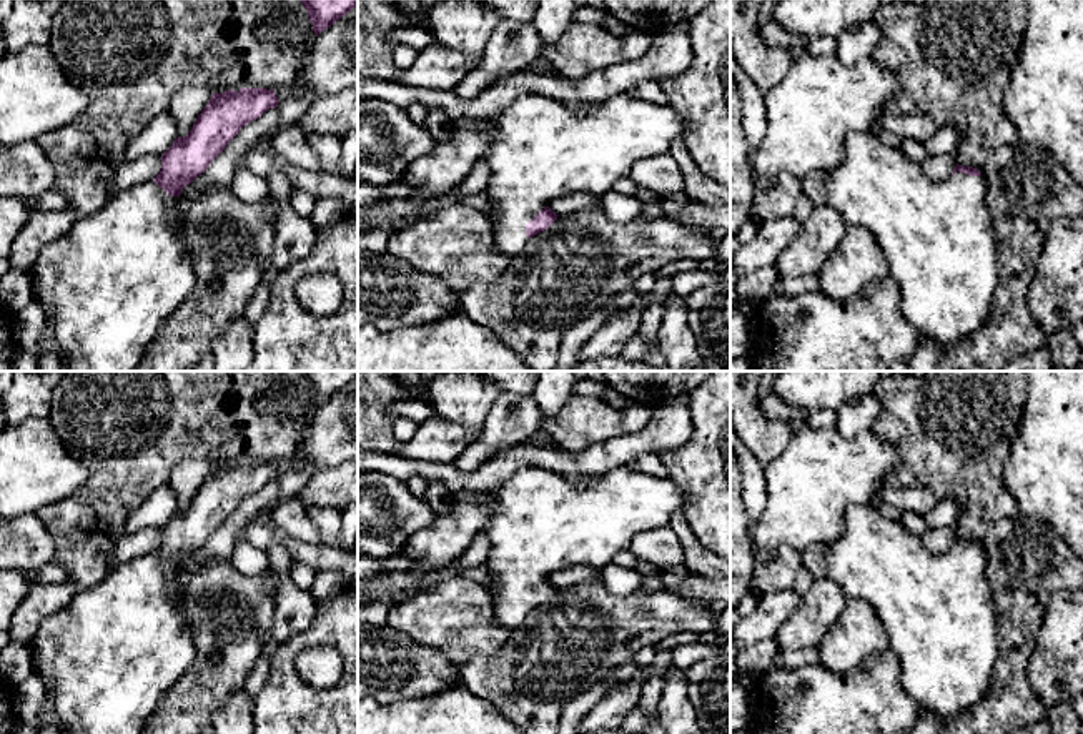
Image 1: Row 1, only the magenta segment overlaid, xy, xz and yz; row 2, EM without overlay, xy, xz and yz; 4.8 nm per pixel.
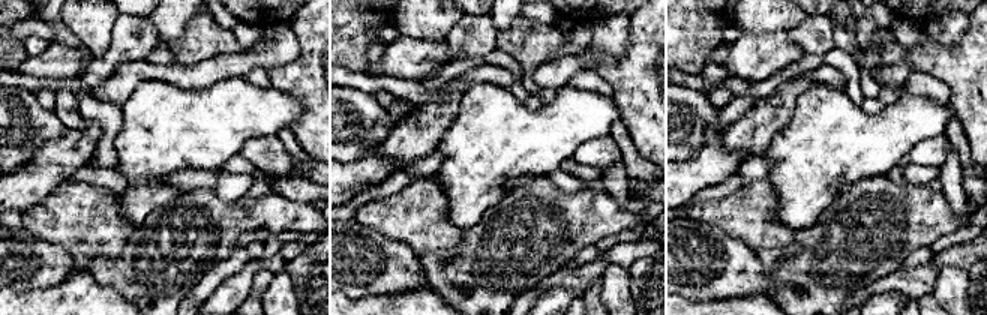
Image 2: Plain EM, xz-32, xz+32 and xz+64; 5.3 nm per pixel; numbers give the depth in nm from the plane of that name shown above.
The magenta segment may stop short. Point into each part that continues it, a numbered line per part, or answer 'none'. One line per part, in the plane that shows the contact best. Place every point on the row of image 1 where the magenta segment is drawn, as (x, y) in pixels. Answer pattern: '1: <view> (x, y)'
1: xz (543, 150)

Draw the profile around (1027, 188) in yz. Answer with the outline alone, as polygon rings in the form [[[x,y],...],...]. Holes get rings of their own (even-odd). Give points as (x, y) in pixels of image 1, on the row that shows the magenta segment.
[[[1023,140],[996,148],[983,166],[982,178],[1000,256],[1000,281],[988,321],[980,331],[955,345],[943,346],[918,336],[908,371],[1001,371],[1010,361],[1048,343],[1048,335],[1028,306],[1028,290],[1050,226],[1061,216],[1083,216],[1083,186],[1073,181],[1051,153]]]

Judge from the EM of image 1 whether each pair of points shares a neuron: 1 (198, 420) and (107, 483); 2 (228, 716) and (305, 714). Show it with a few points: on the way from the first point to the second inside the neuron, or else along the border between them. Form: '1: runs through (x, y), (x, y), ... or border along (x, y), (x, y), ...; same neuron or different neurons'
1: runs through (175, 428), (155, 448), (145, 450), (130, 463); same neuron
2: border along (253, 698), (255, 716); different neurons

